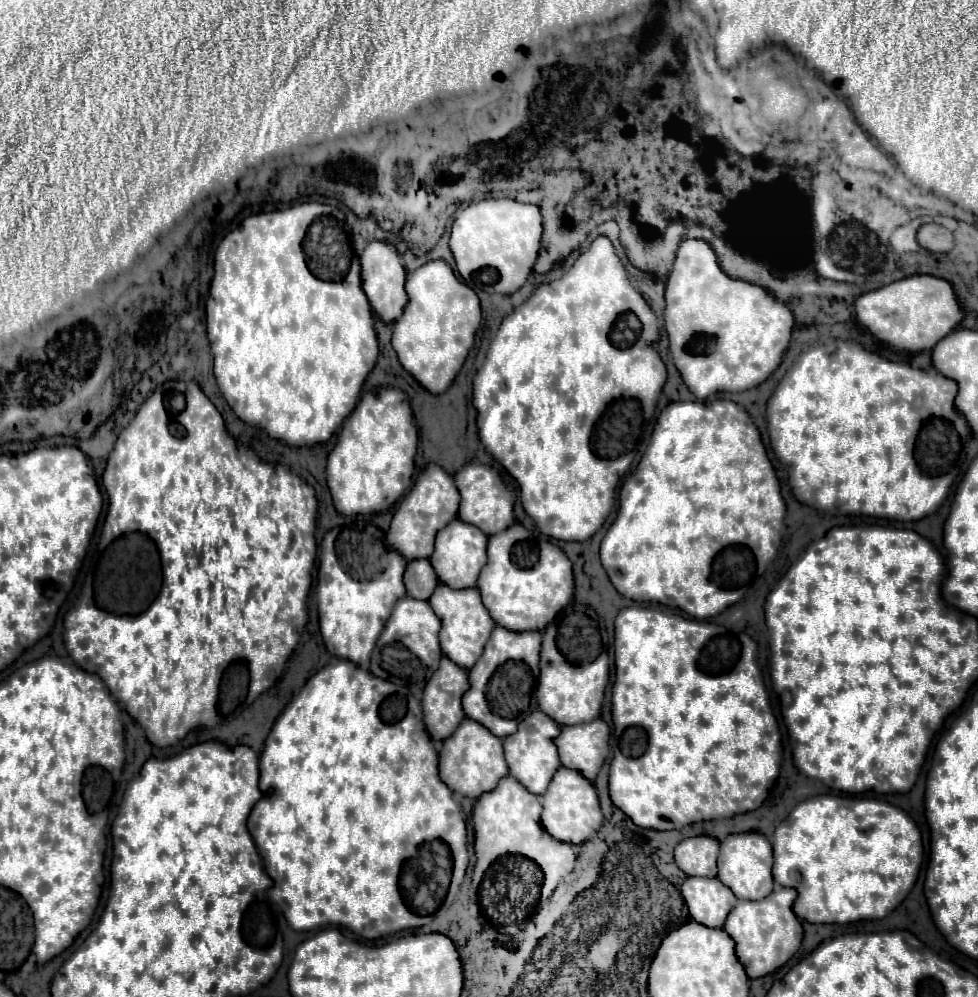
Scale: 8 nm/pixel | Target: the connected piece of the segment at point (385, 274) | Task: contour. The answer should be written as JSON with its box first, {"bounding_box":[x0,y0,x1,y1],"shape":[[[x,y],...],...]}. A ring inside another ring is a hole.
{"bounding_box":[360,242,408,324],"shape":[[[370,242],[360,254],[360,266],[362,266],[362,272],[360,272],[362,288],[364,288],[364,294],[368,296],[368,302],[372,304],[372,312],[386,324],[400,318],[408,302],[408,296],[404,292],[406,272],[396,248],[386,242]]]}

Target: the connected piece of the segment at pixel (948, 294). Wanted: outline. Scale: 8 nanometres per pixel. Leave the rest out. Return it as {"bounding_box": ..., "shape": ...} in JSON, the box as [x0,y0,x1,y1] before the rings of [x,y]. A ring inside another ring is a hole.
{"bounding_box":[854,276,962,354],"shape":[[[910,276],[880,290],[866,292],[854,302],[856,324],[882,340],[894,352],[918,354],[934,348],[962,320],[962,310],[956,302],[952,286],[934,276]]]}

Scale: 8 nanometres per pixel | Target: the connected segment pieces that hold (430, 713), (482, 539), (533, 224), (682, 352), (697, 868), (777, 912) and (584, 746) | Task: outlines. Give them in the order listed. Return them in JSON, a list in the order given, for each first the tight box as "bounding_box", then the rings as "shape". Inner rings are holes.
[{"bounding_box":[422,656,468,740],"shape":[[[446,656],[440,660],[438,670],[434,672],[432,680],[428,680],[424,694],[422,694],[422,712],[424,712],[424,724],[426,732],[432,740],[446,740],[452,736],[452,732],[458,728],[458,724],[464,720],[464,710],[460,704],[462,694],[468,690],[468,672],[458,668],[452,660]]]},{"bounding_box":[430,518,488,588],"shape":[[[454,518],[446,528],[436,534],[434,554],[430,556],[430,564],[436,572],[438,582],[448,584],[450,588],[474,588],[478,574],[486,564],[486,542],[488,536],[484,536],[476,526]]]},{"bounding_box":[450,198,542,296],"shape":[[[508,198],[480,200],[462,210],[454,220],[450,232],[450,250],[464,282],[470,282],[472,276],[482,270],[484,292],[510,296],[526,282],[540,250],[540,236],[542,220],[538,206],[520,204]]]},{"bounding_box":[664,240,794,400],"shape":[[[684,240],[666,280],[664,294],[664,328],[670,340],[672,362],[678,368],[688,390],[698,400],[706,400],[708,396],[718,392],[744,392],[762,384],[778,368],[794,326],[792,312],[786,304],[772,302],[770,294],[756,284],[730,280],[720,270],[716,254],[712,254],[710,250],[712,248],[704,240]]]},{"bounding_box":[674,836,718,876],"shape":[[[710,836],[686,838],[674,848],[676,866],[686,876],[716,876],[718,840]]]},{"bounding_box":[724,886,802,980],"shape":[[[776,886],[774,892],[764,900],[758,902],[738,900],[740,904],[736,904],[728,914],[724,930],[728,932],[728,936],[732,936],[736,944],[736,958],[744,966],[750,980],[772,974],[796,954],[802,942],[802,924],[792,912],[794,900],[796,900],[796,890]]]},{"bounding_box":[556,718,610,780],"shape":[[[600,718],[588,724],[564,726],[556,738],[560,764],[576,768],[576,772],[584,772],[588,780],[594,780],[608,756],[608,738],[610,728]]]}]

